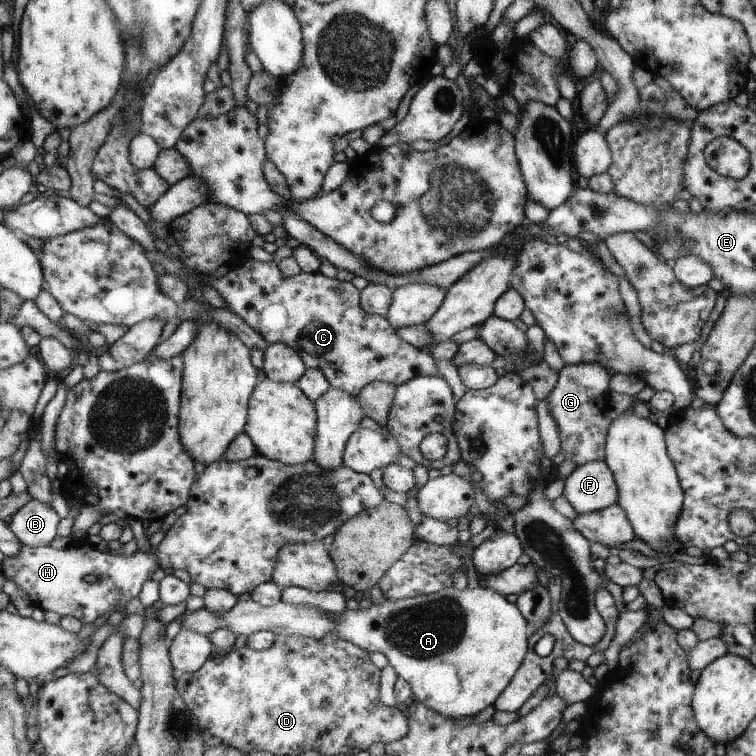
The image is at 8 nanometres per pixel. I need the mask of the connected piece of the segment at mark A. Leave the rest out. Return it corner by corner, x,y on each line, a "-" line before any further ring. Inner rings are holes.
478,585
476,588
466,587
464,590
450,587
440,589
429,595
418,595
398,601
387,599
384,604
372,604
370,608
352,611
349,608
344,613
329,613
310,604
296,605
278,601
270,606
262,606
256,601
238,601
224,614
209,611
199,603
193,604
179,617
181,628
208,636
216,629
227,628
237,636
247,636
258,630
270,630
275,635
287,637
307,636
321,639
328,633
334,633
342,640
353,642
356,646
368,652
382,652
395,668
397,676
404,679
413,690
415,698
425,703
434,712
453,718
470,718
477,716
484,708
494,706
498,697
511,684
514,674
521,668
525,654
529,652
529,624
525,615
515,604
510,603
498,591

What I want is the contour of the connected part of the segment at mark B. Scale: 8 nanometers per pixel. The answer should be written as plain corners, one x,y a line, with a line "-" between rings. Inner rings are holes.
33,498
12,515
8,528
22,545
50,545
56,536
56,526
63,516
56,509
57,505
49,505

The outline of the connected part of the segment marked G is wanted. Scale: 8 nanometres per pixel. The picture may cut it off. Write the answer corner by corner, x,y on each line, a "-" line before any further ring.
597,360
594,363
566,365
559,372
557,384
547,397
550,414
557,420
562,454
577,466
590,461
605,460
610,420
602,418
600,406
592,406
592,398
598,398
606,392
611,376

